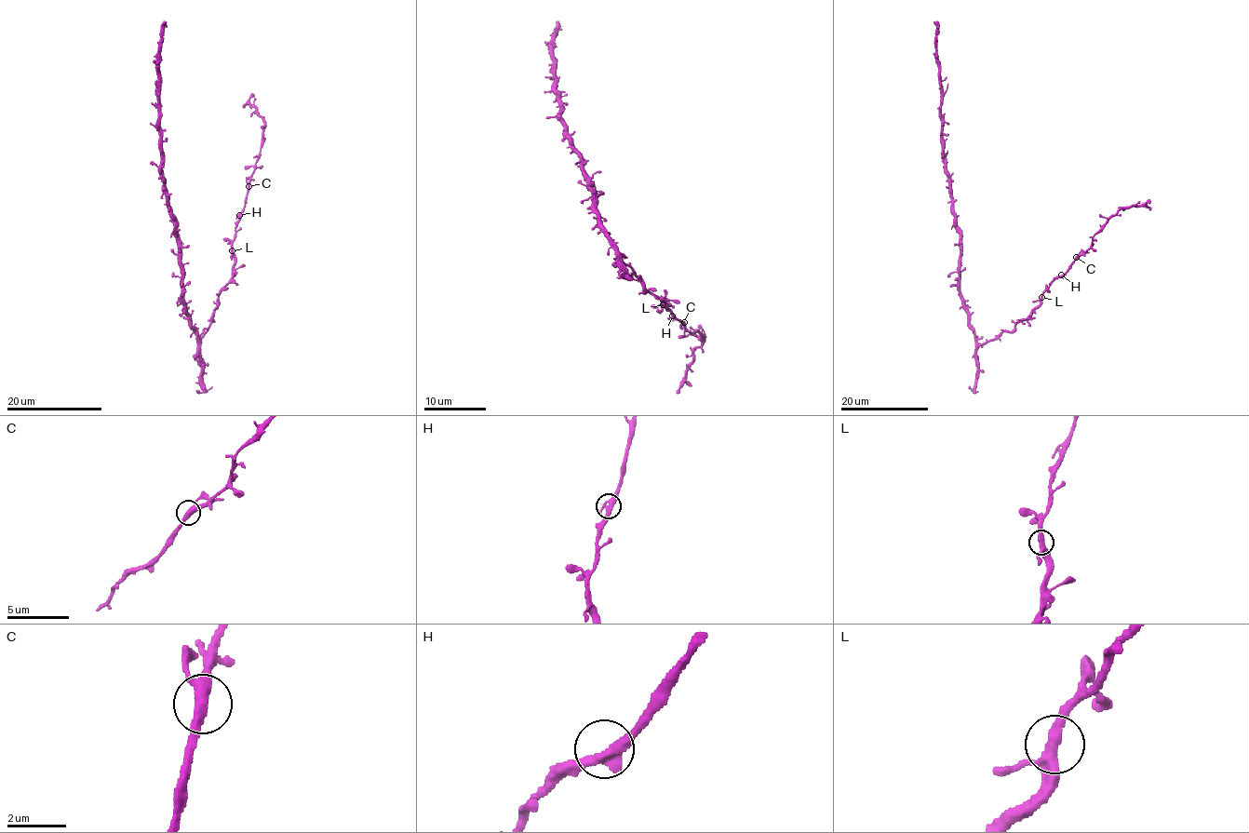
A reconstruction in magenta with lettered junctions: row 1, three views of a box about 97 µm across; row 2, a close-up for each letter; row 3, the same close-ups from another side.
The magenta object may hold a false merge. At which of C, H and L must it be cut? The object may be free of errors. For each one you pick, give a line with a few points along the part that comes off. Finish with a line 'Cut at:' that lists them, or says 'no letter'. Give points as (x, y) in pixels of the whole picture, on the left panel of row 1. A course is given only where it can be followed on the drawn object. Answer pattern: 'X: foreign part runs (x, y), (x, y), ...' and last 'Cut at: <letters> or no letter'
Cut at: no letter

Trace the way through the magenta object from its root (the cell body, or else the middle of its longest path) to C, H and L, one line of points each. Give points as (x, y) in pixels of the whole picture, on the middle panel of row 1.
C: (607, 231), (622, 262), (641, 280), (642, 290), (662, 298), (672, 316), (683, 322)
H: (607, 231), (622, 262), (641, 280), (642, 290), (662, 298), (672, 315)
L: (607, 231), (607, 237), (622, 262), (631, 268), (641, 280), (642, 290), (662, 298), (665, 303), (663, 304)

